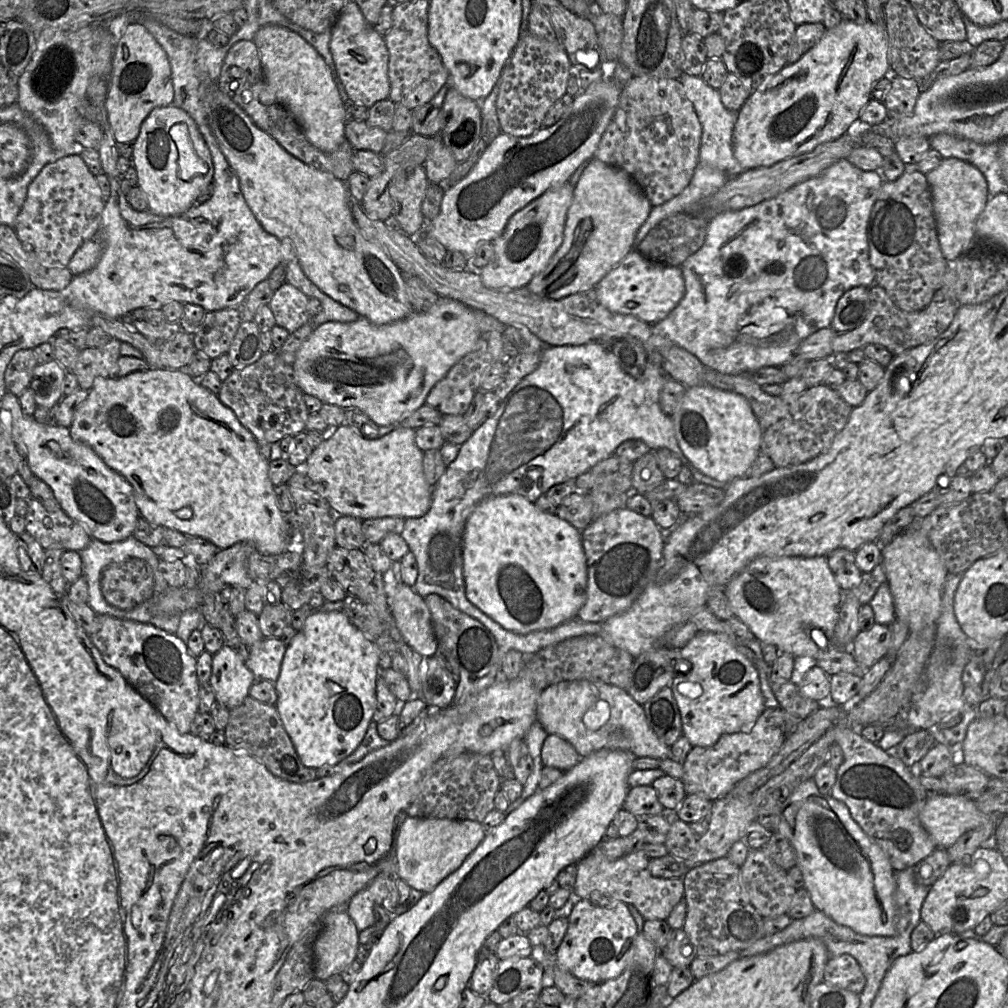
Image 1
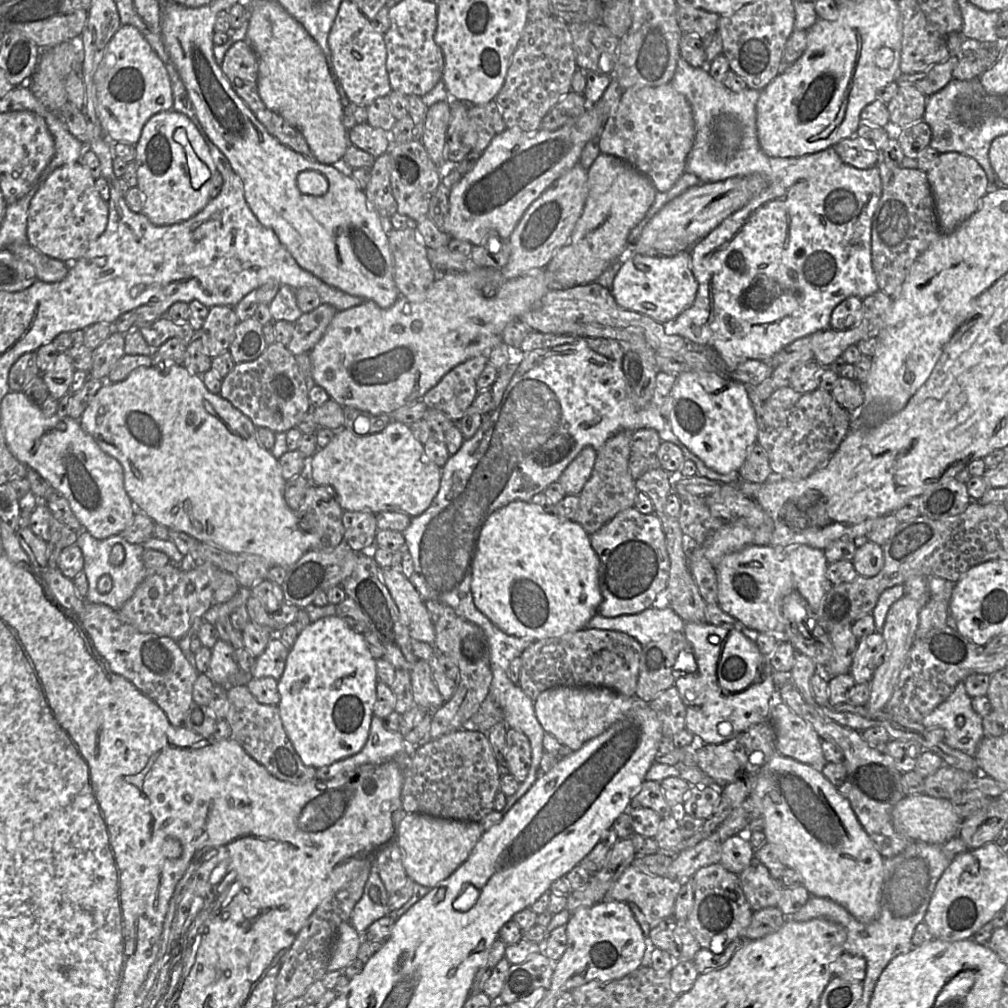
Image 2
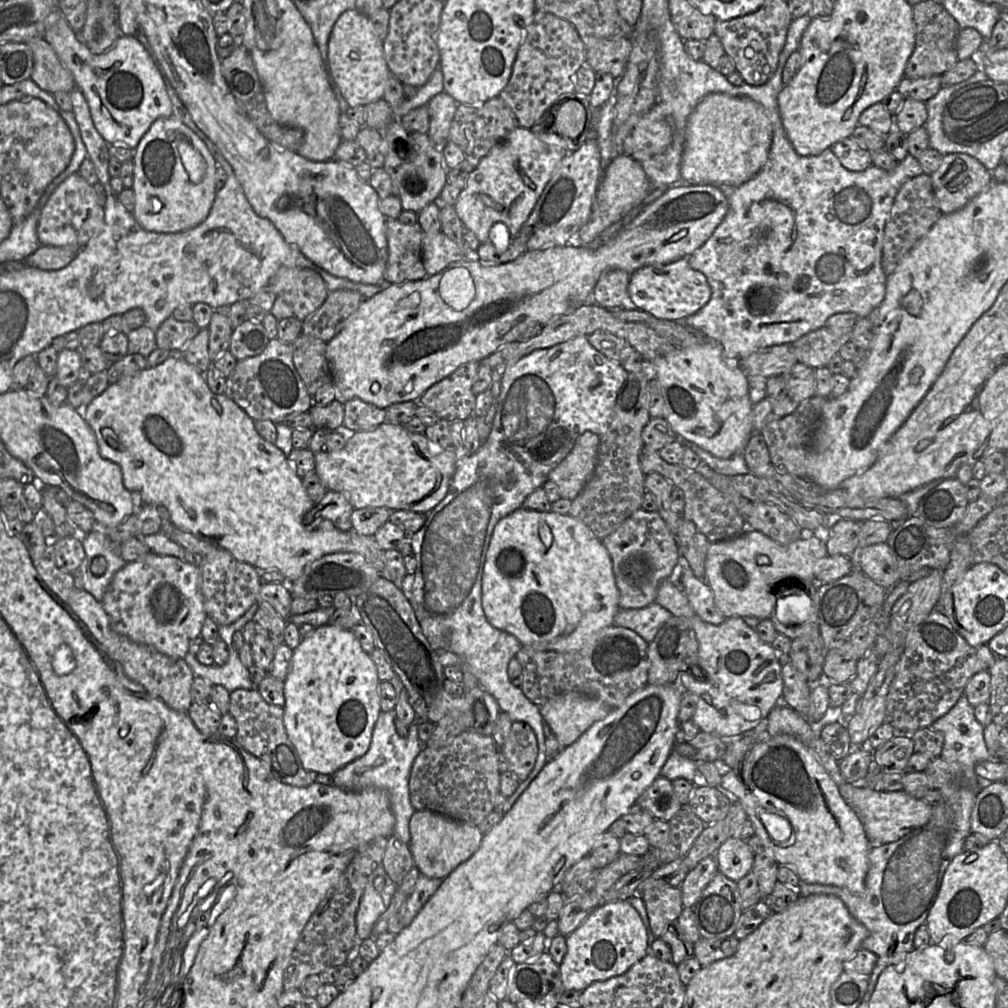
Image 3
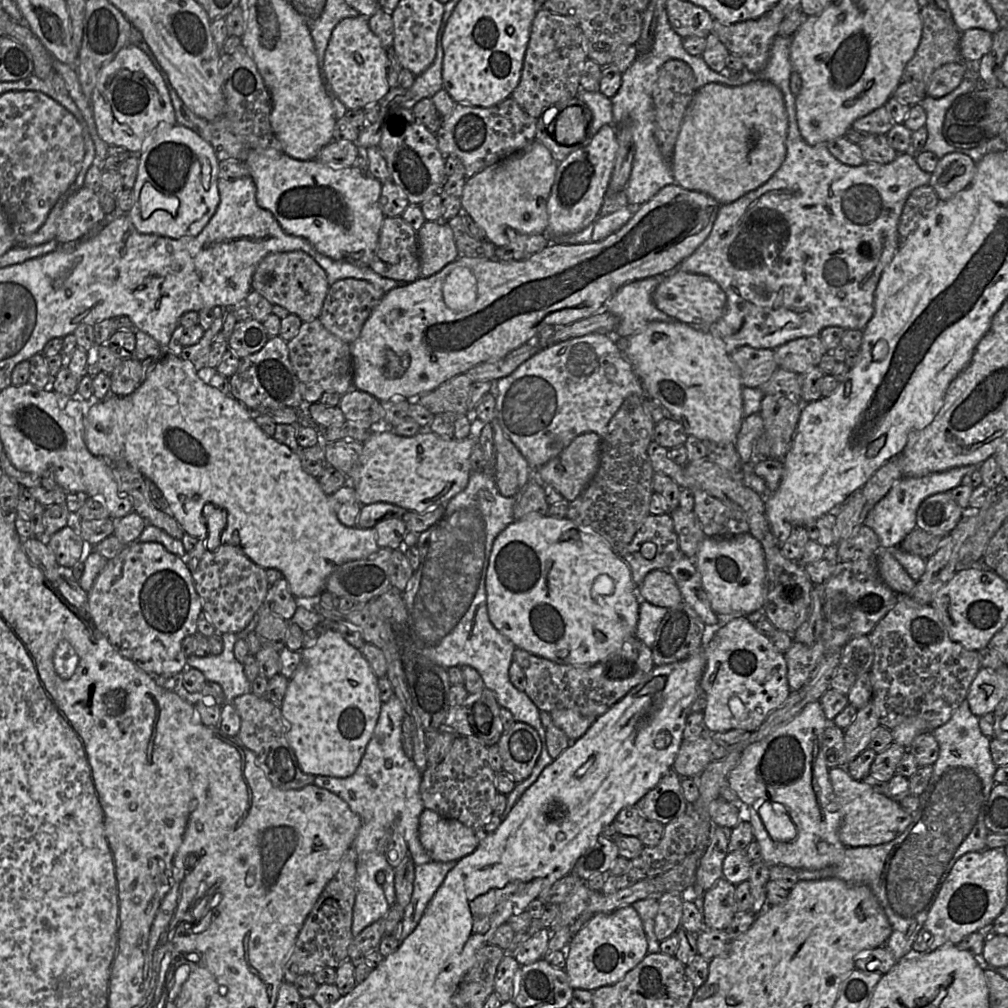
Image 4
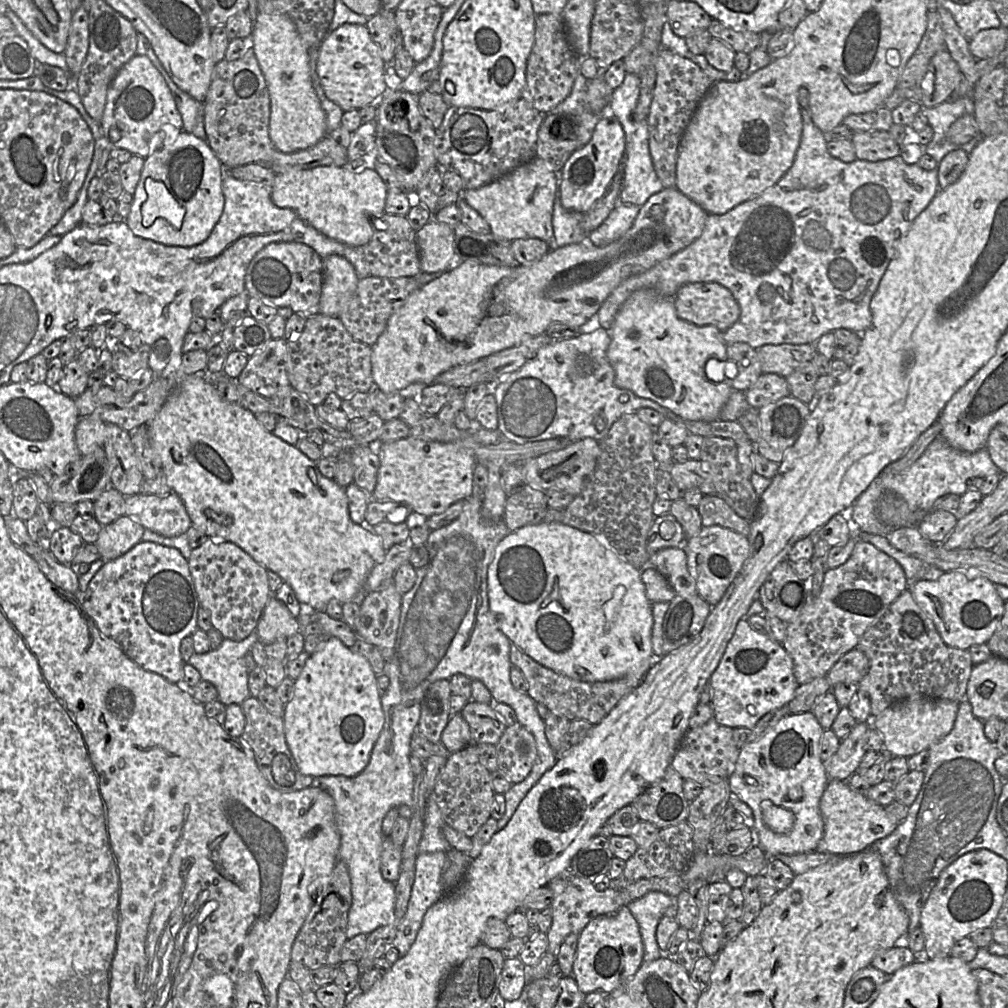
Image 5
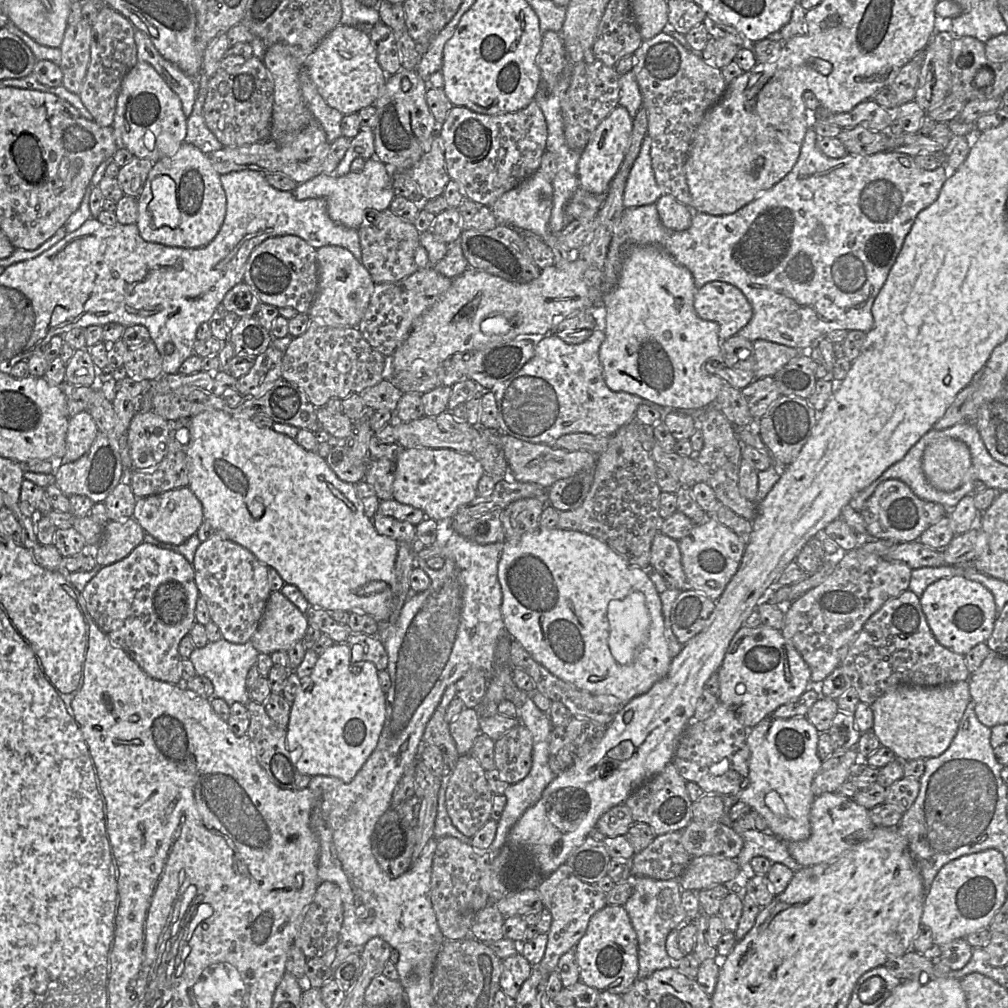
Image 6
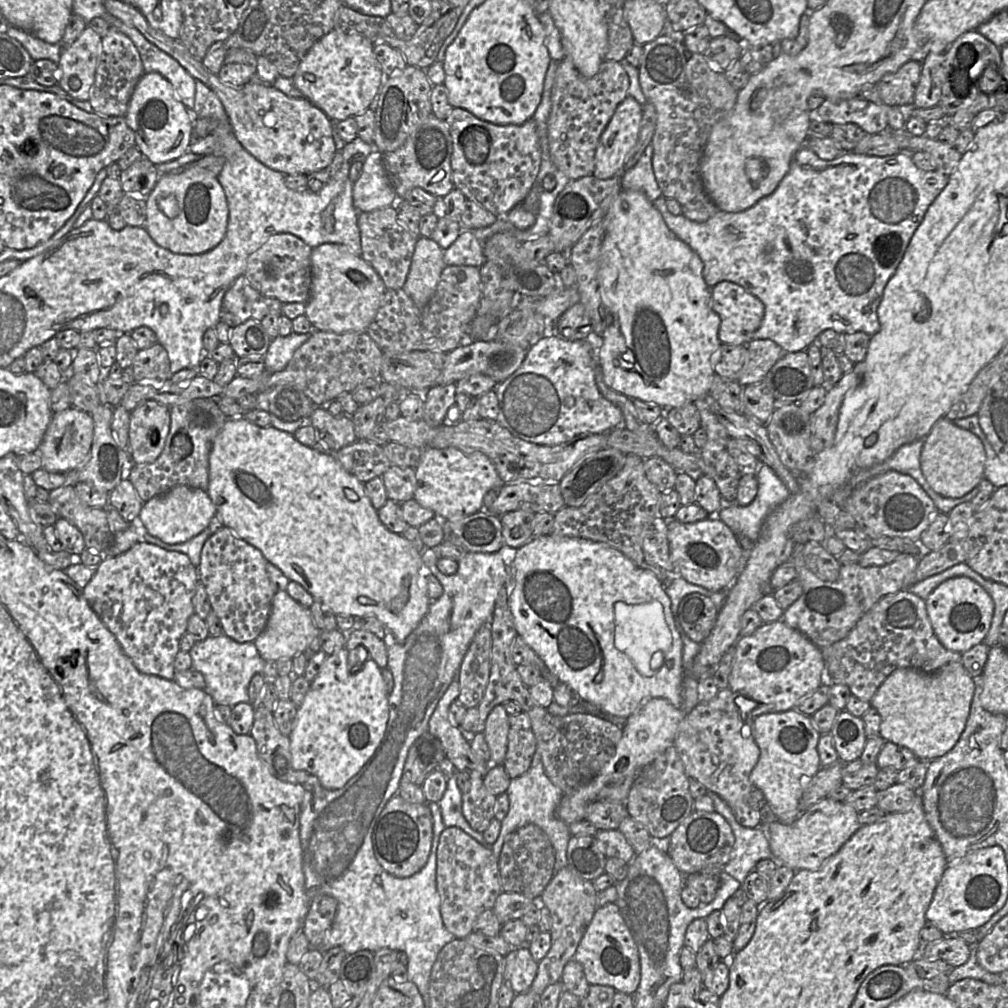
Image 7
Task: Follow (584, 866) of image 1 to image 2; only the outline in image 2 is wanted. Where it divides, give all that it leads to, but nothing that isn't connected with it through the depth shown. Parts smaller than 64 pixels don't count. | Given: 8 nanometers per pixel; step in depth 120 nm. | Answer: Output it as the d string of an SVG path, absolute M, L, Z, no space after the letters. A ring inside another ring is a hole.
M631 864L607 892L606 900L635 903L650 928L673 916L682 881L651 875Z

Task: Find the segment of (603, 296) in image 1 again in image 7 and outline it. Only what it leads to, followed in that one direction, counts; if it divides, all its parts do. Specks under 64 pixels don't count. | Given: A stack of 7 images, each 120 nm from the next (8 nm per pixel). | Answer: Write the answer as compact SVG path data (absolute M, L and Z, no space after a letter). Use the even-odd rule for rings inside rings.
M722 281L711 288L711 307L719 315L722 344L747 345L760 327L764 304L739 284Z

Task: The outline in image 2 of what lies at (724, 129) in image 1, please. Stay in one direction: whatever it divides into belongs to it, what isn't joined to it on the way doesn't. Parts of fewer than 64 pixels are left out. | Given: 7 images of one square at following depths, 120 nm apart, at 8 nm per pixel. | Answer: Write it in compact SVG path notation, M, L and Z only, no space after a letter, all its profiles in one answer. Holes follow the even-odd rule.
M682 57L678 60L674 77L669 84L686 97L695 121L695 140L686 162L689 173L695 174L704 183L755 174L753 170L758 161L762 161L764 154L756 125L756 104L761 90L747 87L741 92L733 92L723 82L716 81L709 74L707 66L693 67ZM726 122L733 122L739 131L739 145L732 154L724 154L718 148L718 142L722 138L722 125Z

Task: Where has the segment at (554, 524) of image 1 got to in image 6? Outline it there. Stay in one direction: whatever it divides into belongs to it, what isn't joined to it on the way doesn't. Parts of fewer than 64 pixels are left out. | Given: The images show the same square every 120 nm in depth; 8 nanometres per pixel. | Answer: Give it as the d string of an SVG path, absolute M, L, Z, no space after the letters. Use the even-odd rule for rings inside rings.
M539 527L517 540L504 541L498 580L505 631L554 676L594 695L613 695L624 705L667 675L672 657L664 636L660 594L644 569L630 564L598 538Z

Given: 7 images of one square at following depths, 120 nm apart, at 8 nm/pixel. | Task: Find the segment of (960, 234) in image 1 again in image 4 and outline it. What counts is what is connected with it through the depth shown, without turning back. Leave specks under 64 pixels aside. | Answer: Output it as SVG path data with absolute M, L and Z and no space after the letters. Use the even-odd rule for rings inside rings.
M954 152L942 157L931 173L930 185L940 200L945 201L967 188L976 173L976 163L963 153Z

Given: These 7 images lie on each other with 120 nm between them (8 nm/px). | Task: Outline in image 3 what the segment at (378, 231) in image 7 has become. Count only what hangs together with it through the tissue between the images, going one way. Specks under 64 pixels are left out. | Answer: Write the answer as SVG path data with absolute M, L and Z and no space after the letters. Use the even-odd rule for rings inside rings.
M398 218L386 219L388 260L384 280L391 284L402 284L426 278L422 261L423 231L418 225L406 225Z

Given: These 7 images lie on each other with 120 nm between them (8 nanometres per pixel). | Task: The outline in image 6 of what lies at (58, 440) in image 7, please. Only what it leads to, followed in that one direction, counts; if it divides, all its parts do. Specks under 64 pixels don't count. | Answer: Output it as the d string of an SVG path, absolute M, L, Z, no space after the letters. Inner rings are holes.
M81 411L69 418L66 434L66 451L62 463L73 462L85 454L91 447L98 427L88 411Z

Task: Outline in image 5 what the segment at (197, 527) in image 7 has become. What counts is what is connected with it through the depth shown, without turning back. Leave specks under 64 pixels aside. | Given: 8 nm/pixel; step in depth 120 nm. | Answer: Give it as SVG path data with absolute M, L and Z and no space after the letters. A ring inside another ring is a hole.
M171 492L167 496L138 493L125 496L125 514L138 520L145 529L166 537L175 537L185 534L192 526L191 519L180 496Z

